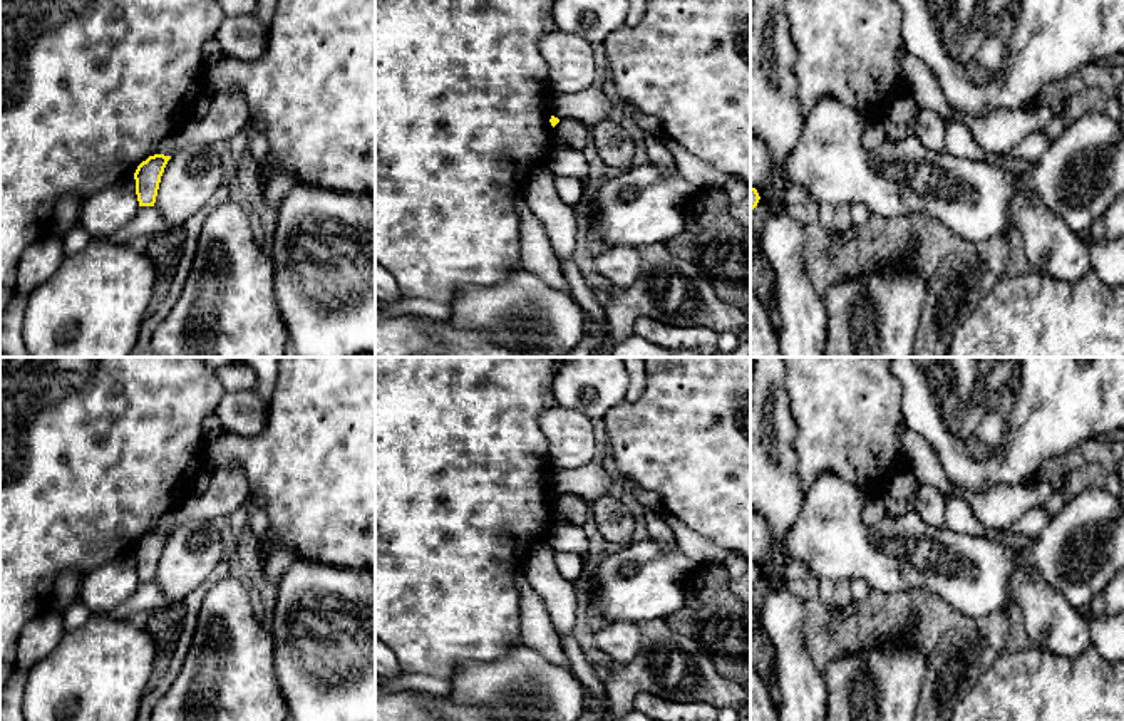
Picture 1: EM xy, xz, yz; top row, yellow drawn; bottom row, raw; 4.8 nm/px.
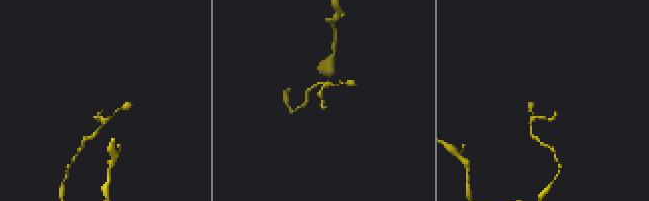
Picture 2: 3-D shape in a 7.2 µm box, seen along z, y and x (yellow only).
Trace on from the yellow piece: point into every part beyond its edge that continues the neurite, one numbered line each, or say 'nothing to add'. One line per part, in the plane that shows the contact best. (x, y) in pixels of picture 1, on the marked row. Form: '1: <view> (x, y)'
nothing to add

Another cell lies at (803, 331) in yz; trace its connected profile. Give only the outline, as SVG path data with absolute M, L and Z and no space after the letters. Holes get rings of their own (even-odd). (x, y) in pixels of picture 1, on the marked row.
M784 178L757 189L769 206L762 216L762 252L774 273L781 357L822 357L828 315L822 297L804 272L804 230L784 213L781 193Z

